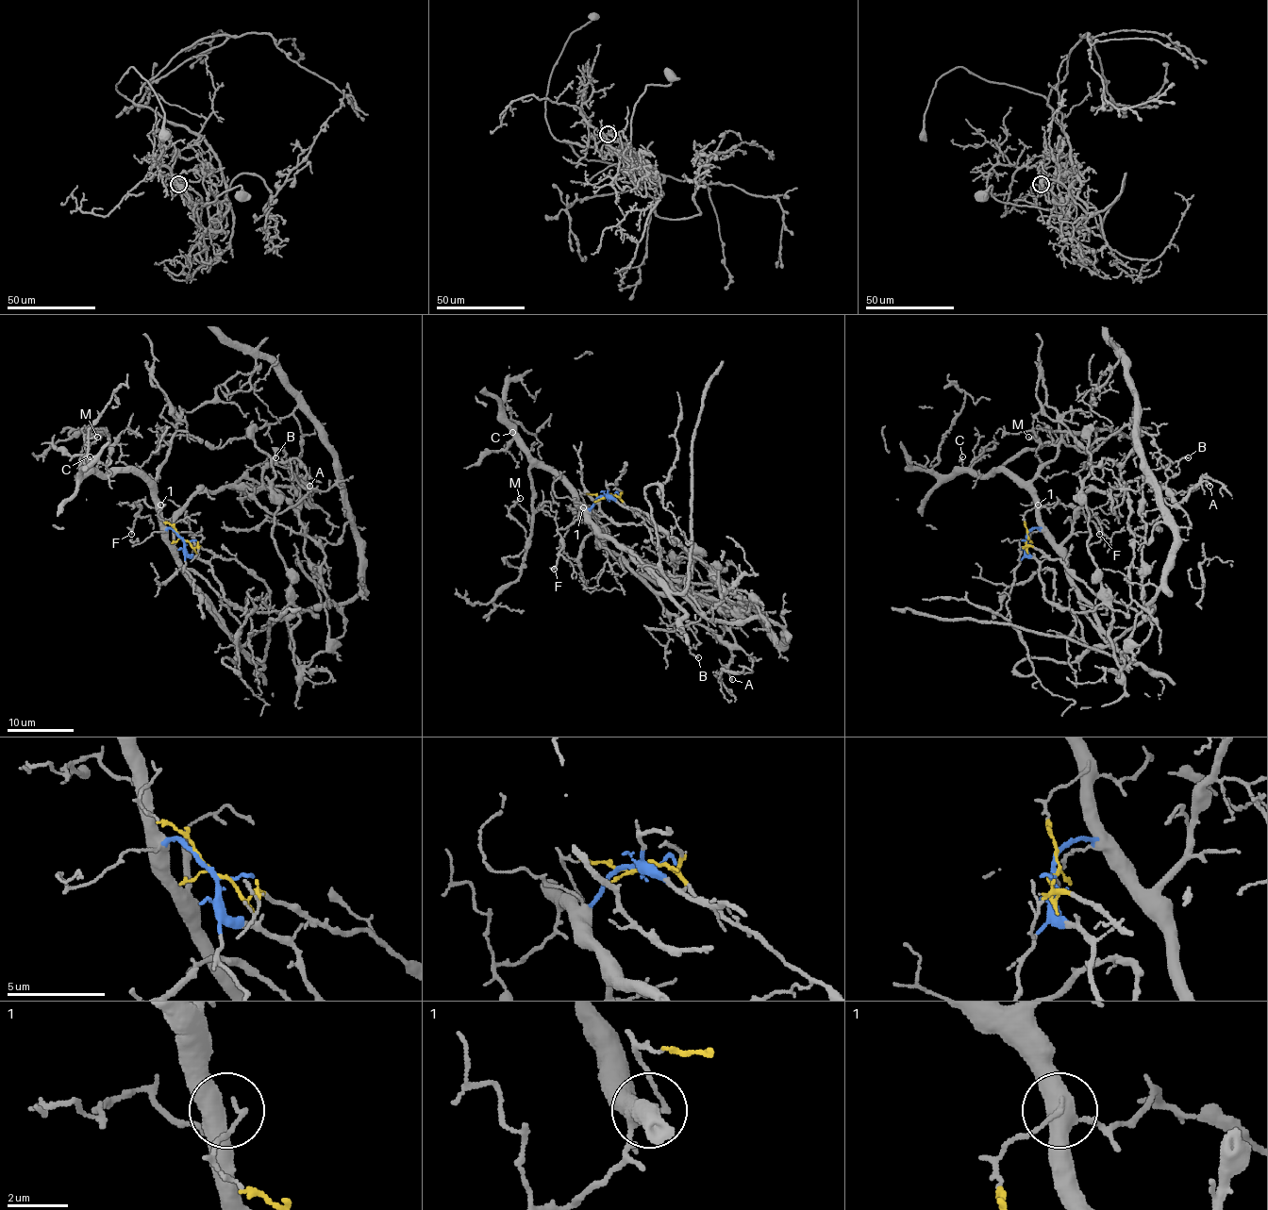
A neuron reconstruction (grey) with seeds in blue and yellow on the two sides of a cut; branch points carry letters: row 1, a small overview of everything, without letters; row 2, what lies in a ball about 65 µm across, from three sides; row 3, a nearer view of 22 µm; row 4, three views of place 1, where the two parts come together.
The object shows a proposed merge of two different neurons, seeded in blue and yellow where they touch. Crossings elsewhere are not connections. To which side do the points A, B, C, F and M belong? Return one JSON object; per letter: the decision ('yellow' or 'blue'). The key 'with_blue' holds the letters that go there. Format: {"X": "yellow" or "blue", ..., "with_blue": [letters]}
{"A": "blue", "B": "blue", "C": "blue", "F": "blue", "M": "blue", "with_blue": ["A", "B", "C", "F", "M"]}

